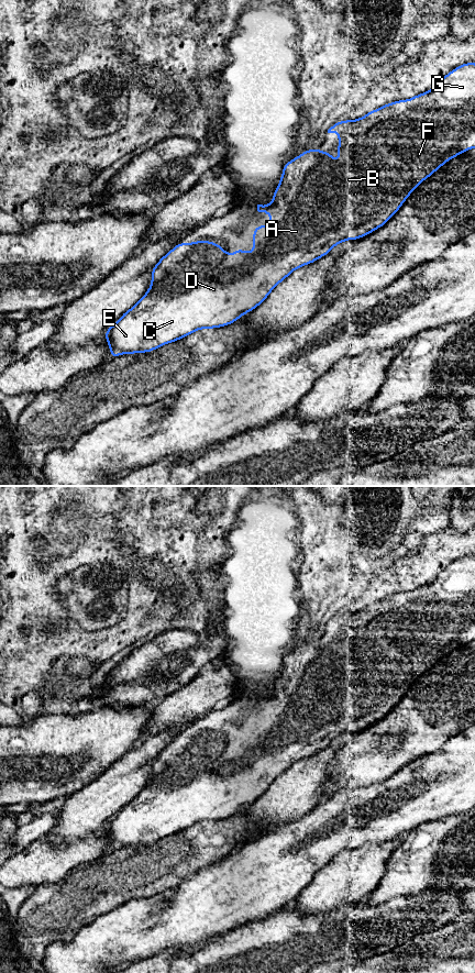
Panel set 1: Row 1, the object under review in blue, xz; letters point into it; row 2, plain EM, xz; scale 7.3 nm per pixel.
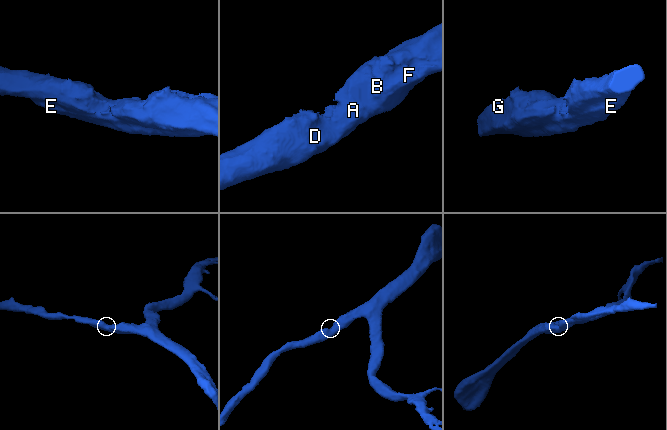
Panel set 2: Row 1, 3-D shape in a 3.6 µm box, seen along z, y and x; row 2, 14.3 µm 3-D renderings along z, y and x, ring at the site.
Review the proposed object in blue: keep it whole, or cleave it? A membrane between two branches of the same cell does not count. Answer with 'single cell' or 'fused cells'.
single cell

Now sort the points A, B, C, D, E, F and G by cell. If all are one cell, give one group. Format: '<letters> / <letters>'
A B C D E F G

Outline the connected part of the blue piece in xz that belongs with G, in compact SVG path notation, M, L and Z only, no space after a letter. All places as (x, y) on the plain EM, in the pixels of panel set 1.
M475 555L455 560L429 584L387 596L356 612L338 613L328 626L339 627L339 653L317 640L284 657L273 695L257 697L258 705L270 708L270 720L261 716L253 722L252 747L240 741L229 747L220 737L195 733L177 736L158 753L145 787L106 822L110 850L152 844L198 822L229 818L258 799L295 762L314 755L344 733L358 732L385 718L424 672L448 653L475 641Z

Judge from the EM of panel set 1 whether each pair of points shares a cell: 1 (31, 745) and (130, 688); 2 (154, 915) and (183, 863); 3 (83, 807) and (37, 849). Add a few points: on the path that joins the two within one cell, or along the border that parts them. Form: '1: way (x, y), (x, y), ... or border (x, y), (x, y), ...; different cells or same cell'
1: border (130, 706), (123, 709), (103, 707); different cells
2: border (191, 874), (159, 893), (145, 897); different cells
3: border (44, 836), (52, 842), (73, 842); different cells

